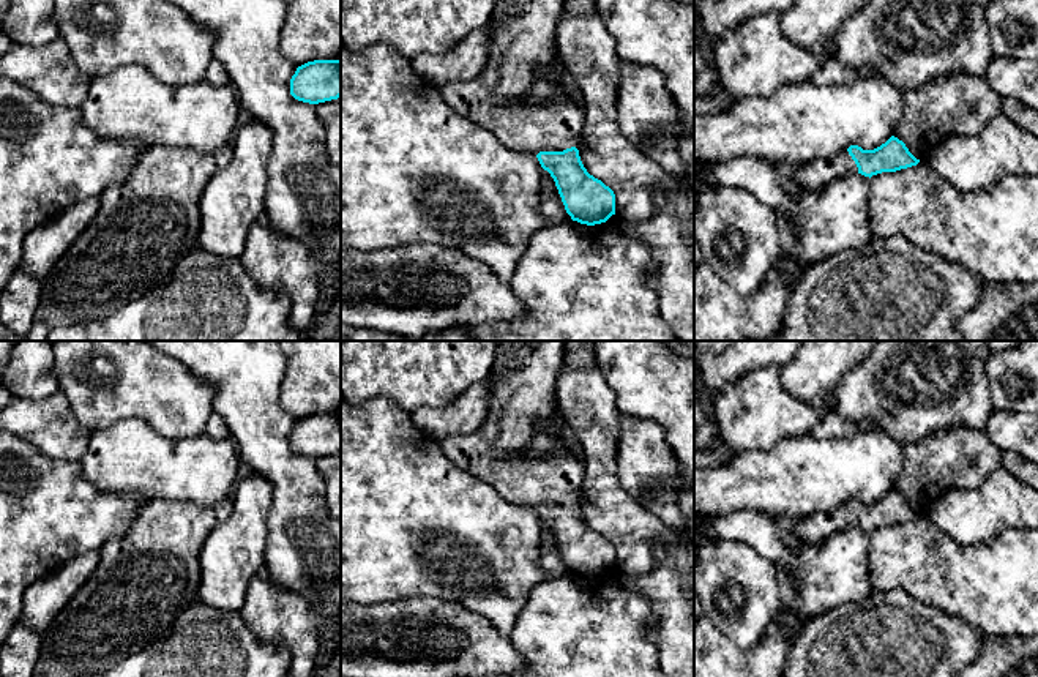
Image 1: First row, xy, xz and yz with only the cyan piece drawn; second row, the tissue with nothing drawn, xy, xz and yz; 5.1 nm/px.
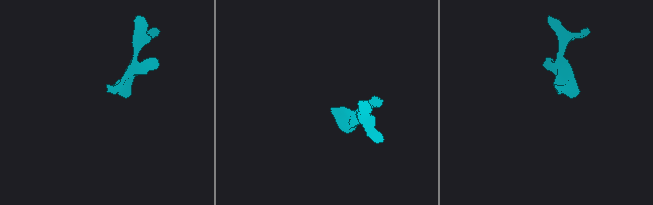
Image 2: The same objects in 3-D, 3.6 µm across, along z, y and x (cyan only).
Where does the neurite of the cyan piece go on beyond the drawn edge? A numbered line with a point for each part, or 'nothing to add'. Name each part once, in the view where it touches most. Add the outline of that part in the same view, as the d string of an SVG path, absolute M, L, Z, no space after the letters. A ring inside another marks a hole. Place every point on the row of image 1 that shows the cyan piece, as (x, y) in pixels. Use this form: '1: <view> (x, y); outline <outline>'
1: xz (522, 32); outline M495 0L486 24L491 49L486 68L472 80L450 82L440 88L445 101L462 117L491 131L505 147L538 155L540 151L563 151L576 147L584 126L584 109L566 92L558 93L552 104L524 106L517 98L528 95L535 76L555 57L555 27L565 8L565 0Z

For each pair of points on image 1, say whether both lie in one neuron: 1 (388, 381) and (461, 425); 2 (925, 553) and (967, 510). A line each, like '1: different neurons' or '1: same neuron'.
1: different neurons
2: different neurons

